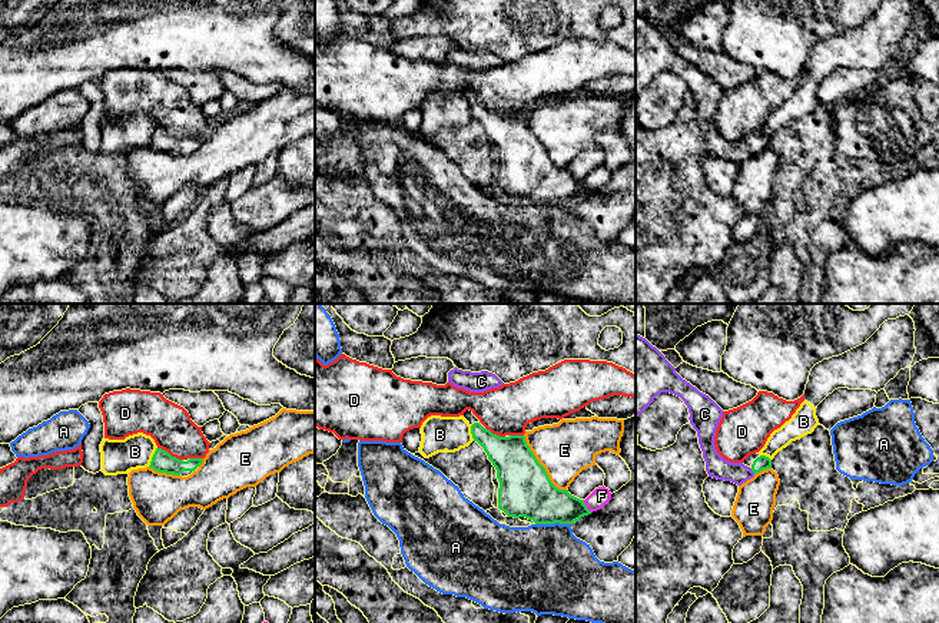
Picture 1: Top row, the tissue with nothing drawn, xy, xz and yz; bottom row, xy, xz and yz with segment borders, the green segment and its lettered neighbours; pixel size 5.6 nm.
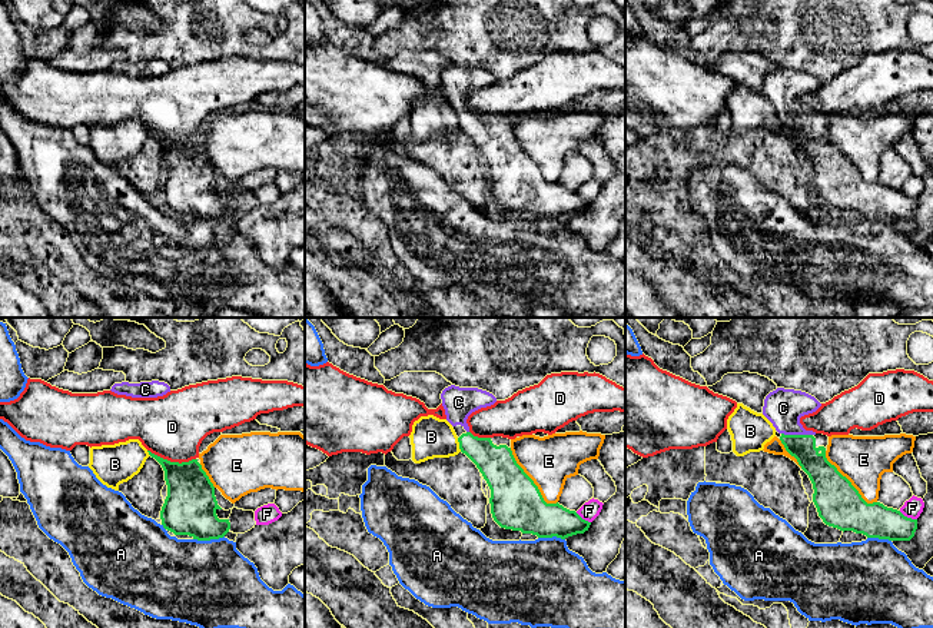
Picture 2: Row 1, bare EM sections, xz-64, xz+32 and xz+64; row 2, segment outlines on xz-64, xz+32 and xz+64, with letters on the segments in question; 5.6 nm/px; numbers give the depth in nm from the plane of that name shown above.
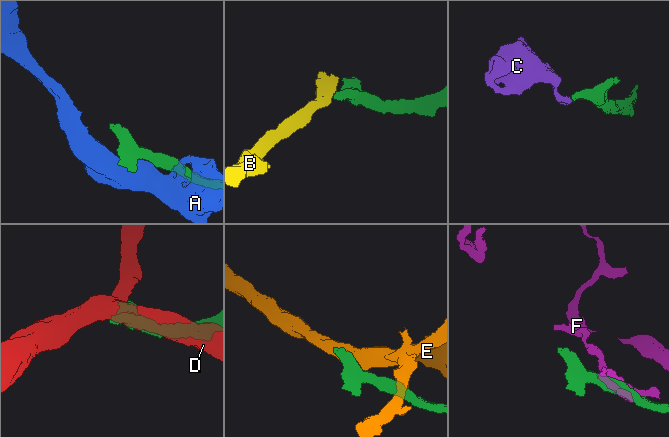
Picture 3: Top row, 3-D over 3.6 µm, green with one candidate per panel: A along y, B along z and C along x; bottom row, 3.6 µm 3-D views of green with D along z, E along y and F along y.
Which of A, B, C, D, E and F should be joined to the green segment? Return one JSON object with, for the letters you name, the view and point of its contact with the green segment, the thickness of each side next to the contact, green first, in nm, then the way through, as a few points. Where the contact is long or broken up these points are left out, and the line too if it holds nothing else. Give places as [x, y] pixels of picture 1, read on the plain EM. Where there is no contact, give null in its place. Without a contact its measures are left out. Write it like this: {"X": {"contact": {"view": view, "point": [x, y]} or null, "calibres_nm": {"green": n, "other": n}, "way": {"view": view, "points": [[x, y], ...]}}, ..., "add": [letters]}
{"C": {"contact": {"view": "yz", "point": [753, 151]}, "calibres_nm": {"green": 80, "other": 120}, "way": {"view": "yz", "points": [[762, 142], [753, 151], [727, 151], [716, 145]]}}, "add": ["C"]}

